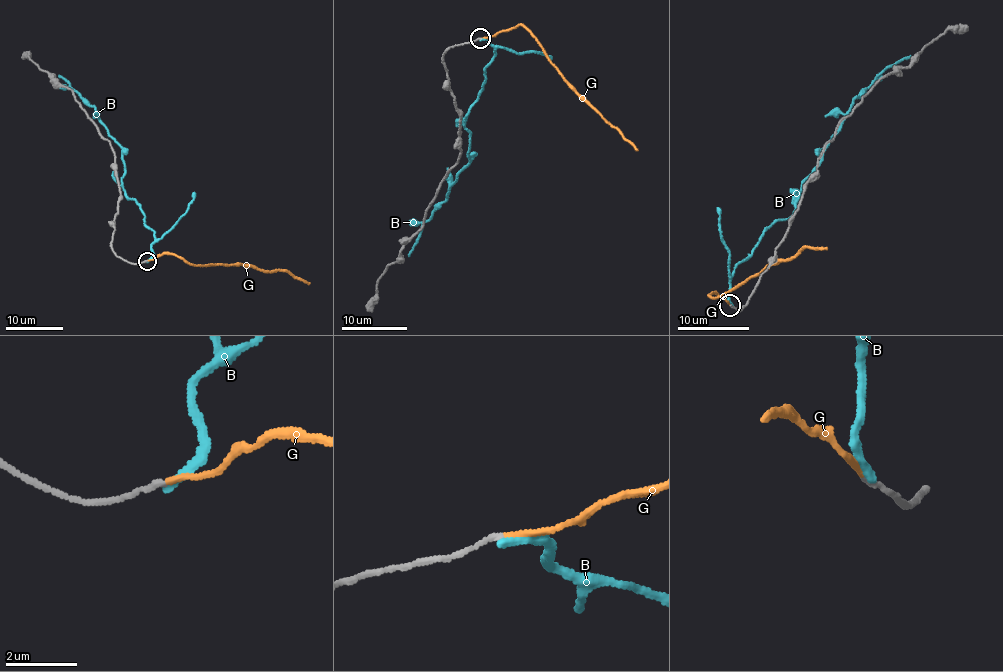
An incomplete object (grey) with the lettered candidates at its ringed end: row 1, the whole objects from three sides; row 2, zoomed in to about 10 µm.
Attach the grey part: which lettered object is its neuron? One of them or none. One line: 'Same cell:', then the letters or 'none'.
Same cell: G

